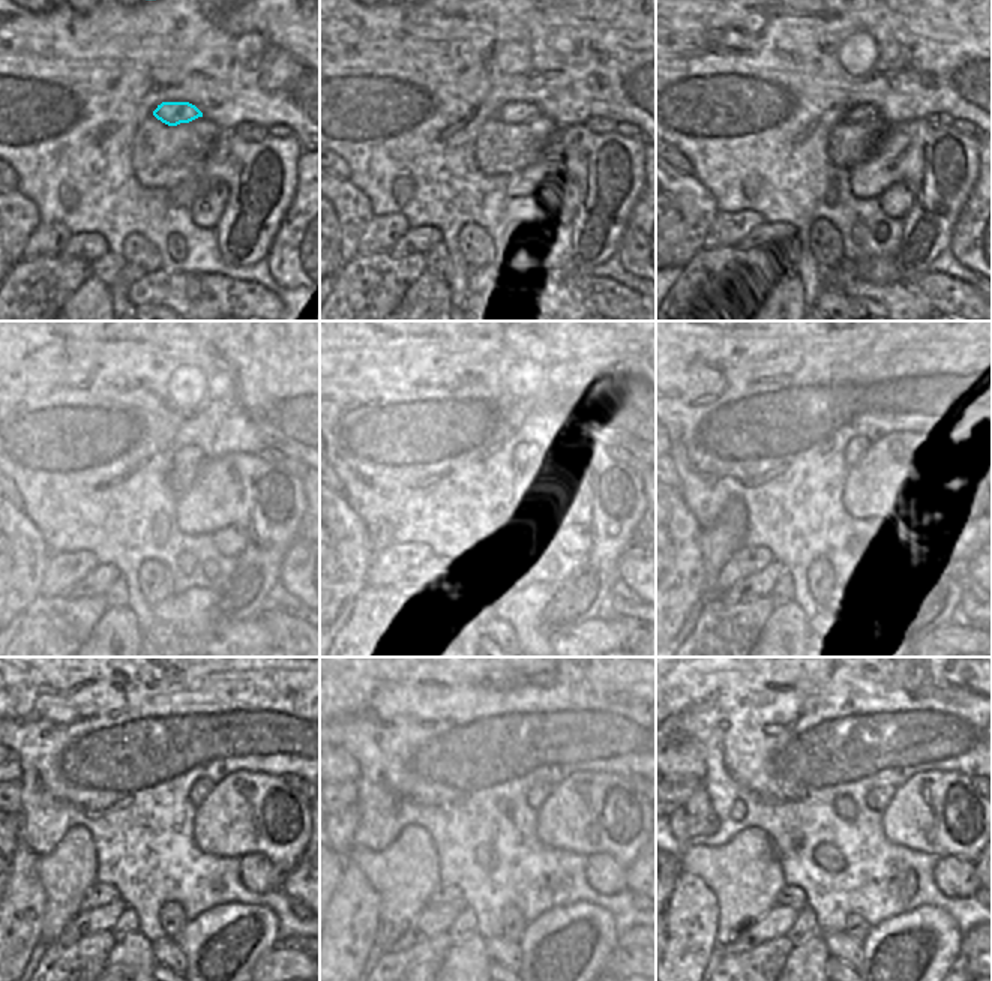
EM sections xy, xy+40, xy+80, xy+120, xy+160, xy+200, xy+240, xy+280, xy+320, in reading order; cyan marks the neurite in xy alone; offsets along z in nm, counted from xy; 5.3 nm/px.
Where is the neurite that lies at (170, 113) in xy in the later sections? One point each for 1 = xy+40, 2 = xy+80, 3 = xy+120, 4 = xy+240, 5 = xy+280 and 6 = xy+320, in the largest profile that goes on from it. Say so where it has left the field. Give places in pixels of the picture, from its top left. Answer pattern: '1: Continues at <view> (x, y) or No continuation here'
1: Continues at xy+40 (515, 111)
2: Continues at xy+80 (863, 113)
3: Continues at xy+120 (191, 455)
4: Continues at xy+240 (200, 791)
5: Continues at xy+280 (536, 797)
6: Continues at xy+320 (880, 797).

